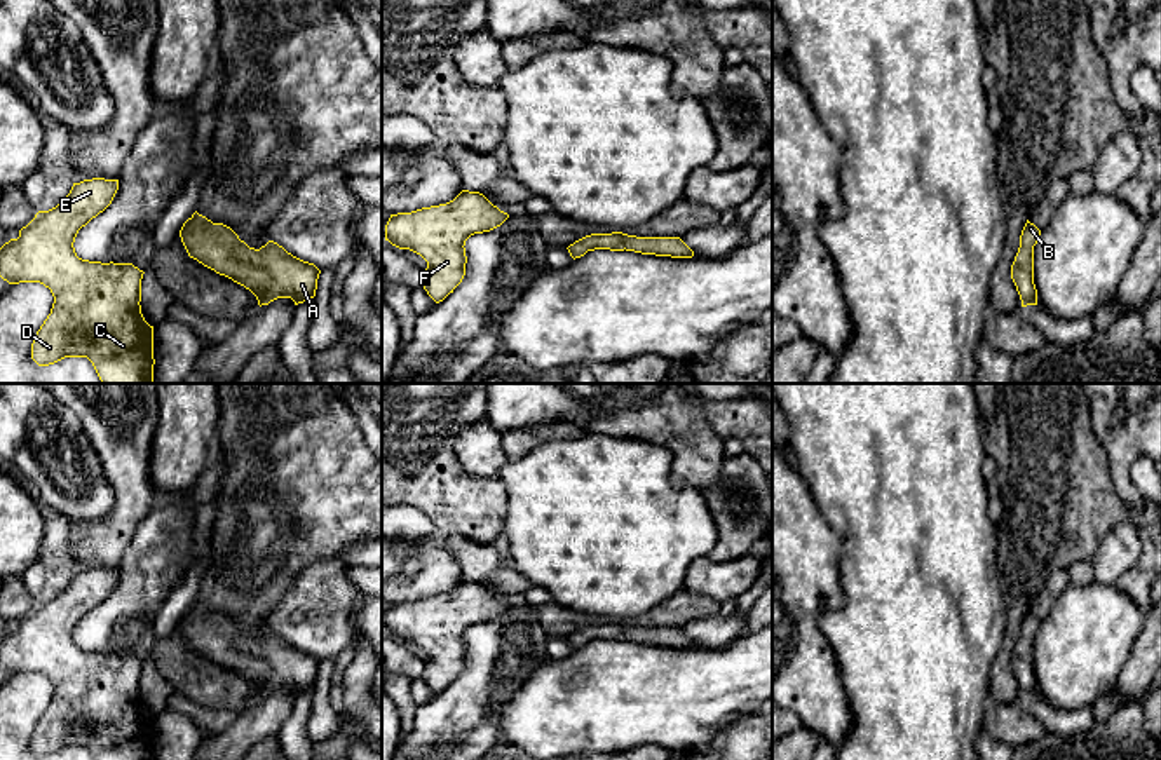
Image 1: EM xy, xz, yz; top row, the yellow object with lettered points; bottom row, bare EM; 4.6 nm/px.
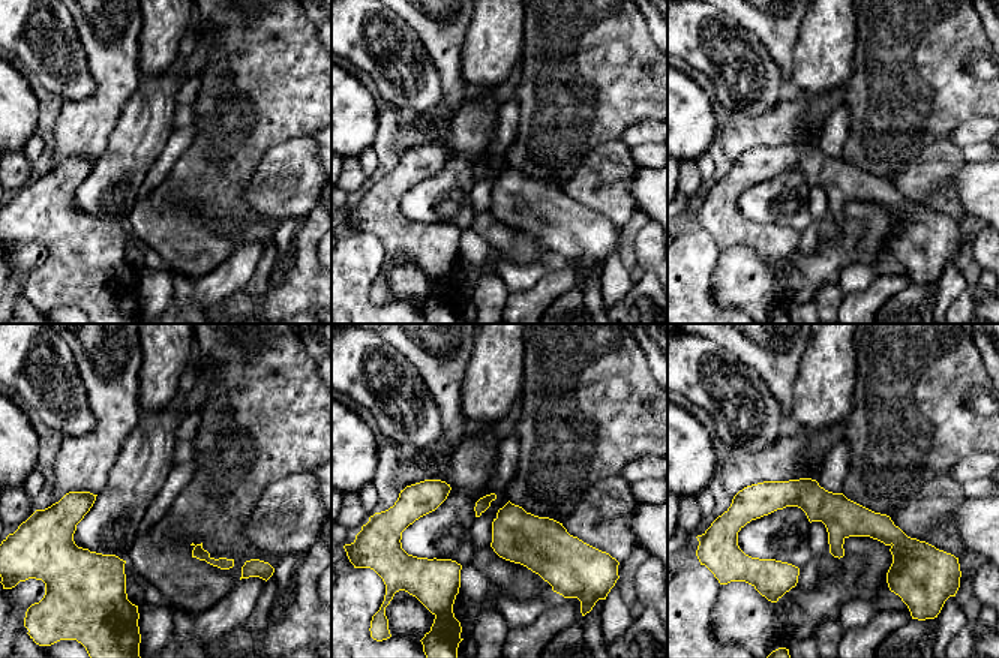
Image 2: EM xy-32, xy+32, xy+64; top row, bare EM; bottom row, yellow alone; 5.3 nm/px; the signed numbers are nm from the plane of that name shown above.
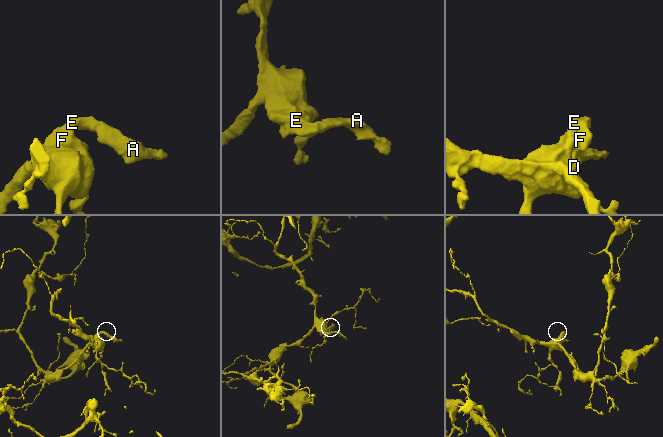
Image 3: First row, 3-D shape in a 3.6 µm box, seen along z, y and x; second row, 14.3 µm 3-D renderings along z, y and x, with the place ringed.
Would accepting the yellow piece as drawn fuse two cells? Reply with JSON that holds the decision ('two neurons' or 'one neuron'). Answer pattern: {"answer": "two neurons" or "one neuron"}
{"answer": "one neuron"}

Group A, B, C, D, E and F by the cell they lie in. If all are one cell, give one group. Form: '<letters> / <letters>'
A B C D E F

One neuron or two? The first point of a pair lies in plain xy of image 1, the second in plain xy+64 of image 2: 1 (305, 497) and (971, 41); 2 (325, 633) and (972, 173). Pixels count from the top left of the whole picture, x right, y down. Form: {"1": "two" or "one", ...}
{"1": "one", "2": "two"}

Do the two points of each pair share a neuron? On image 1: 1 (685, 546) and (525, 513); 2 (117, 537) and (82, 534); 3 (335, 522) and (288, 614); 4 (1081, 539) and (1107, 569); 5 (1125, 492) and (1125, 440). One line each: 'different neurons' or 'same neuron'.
1: same neuron
2: same neuron
3: different neurons
4: different neurons
5: same neuron

